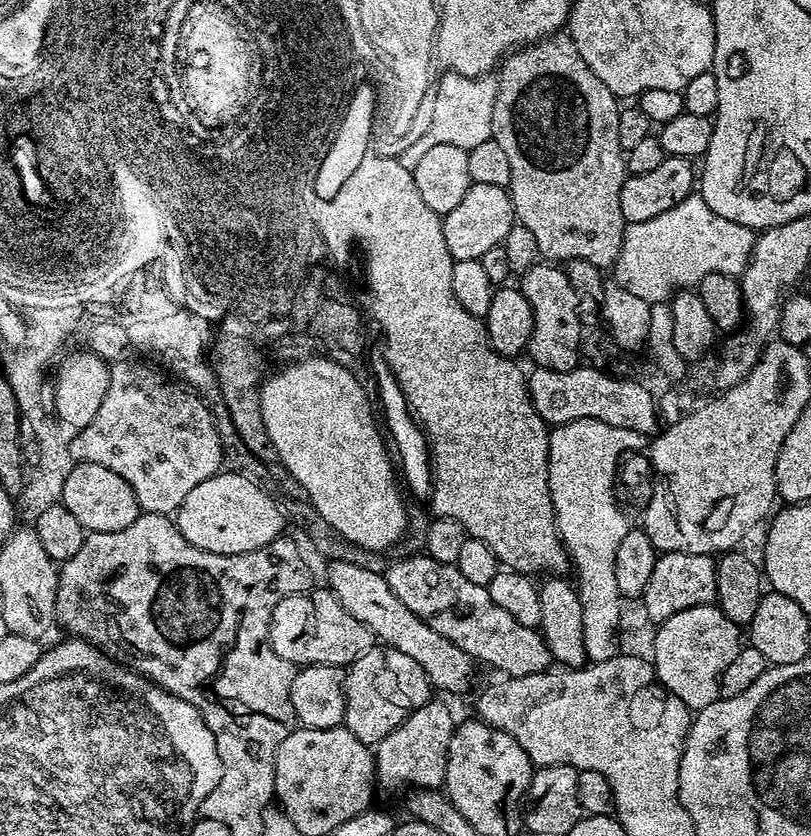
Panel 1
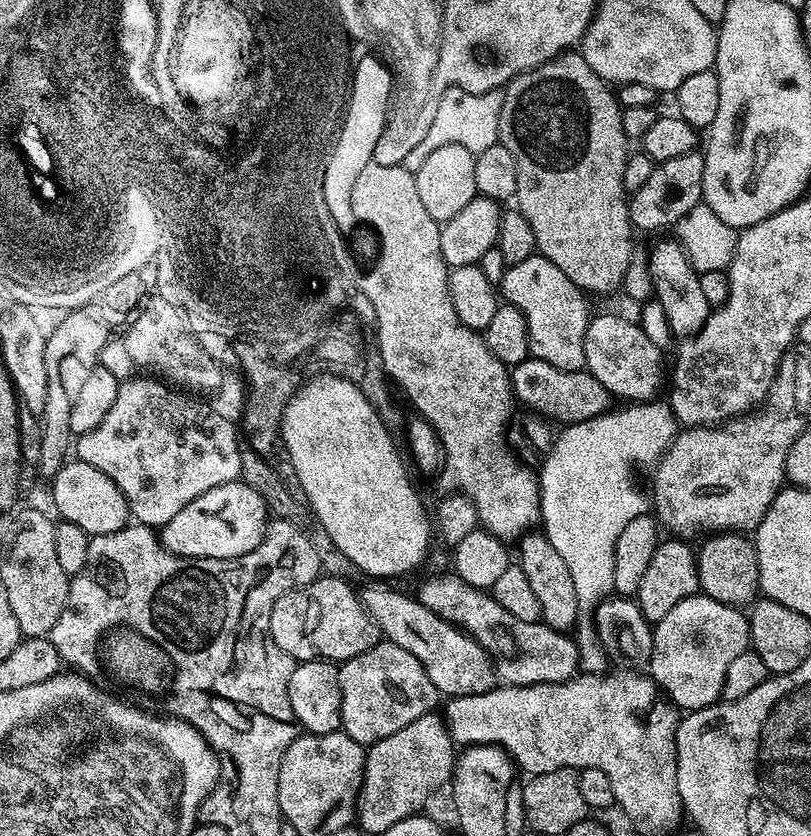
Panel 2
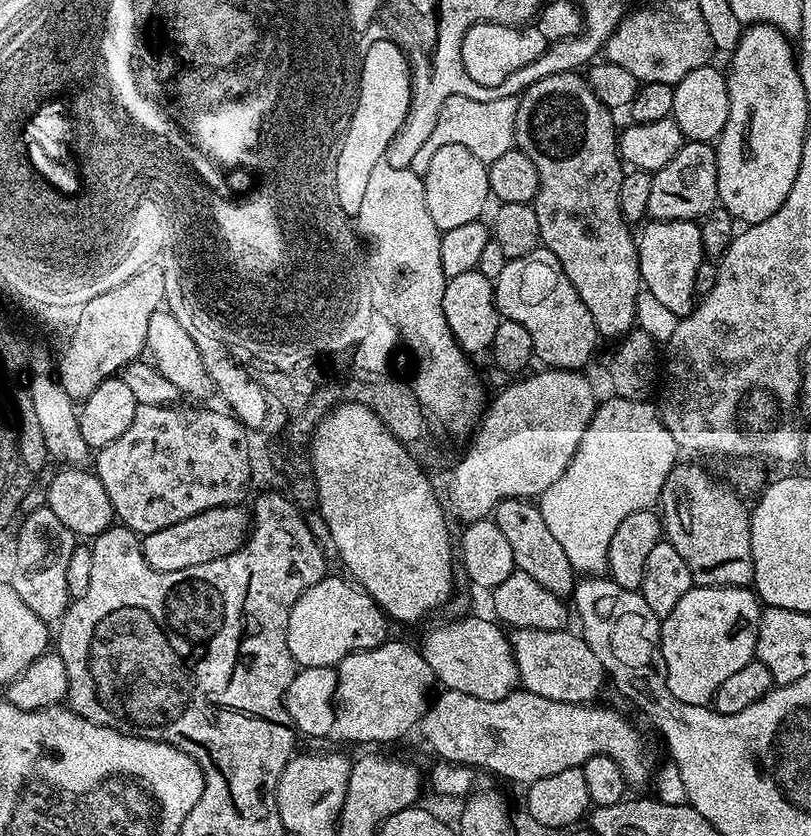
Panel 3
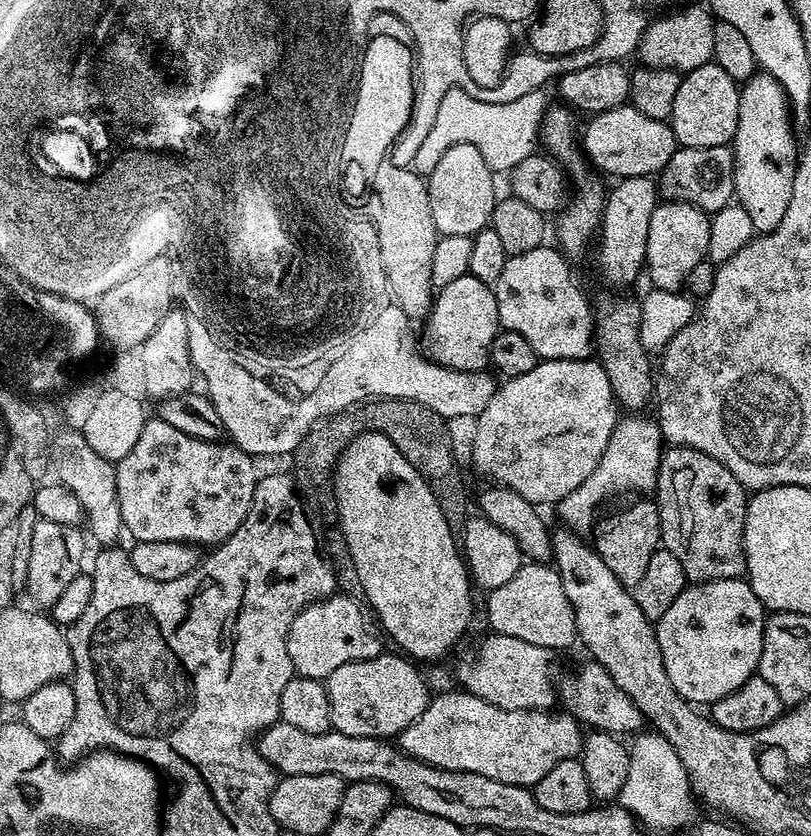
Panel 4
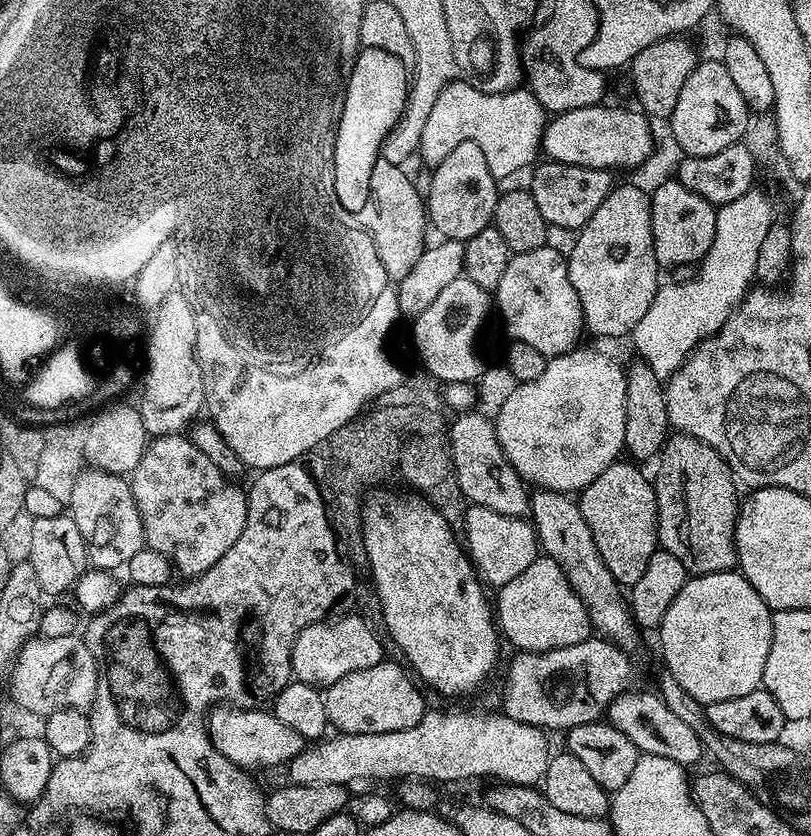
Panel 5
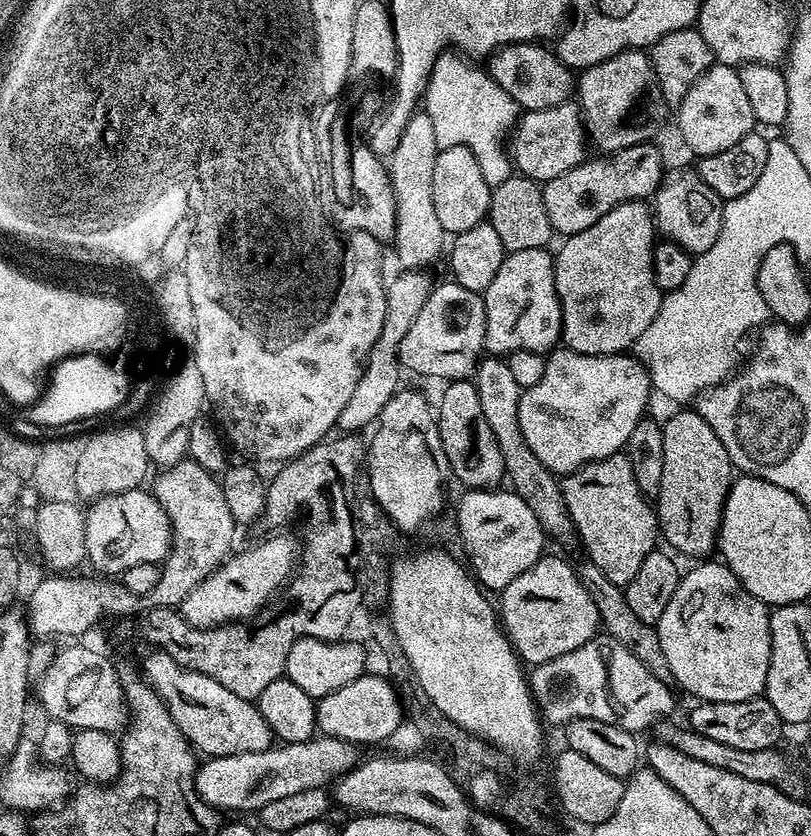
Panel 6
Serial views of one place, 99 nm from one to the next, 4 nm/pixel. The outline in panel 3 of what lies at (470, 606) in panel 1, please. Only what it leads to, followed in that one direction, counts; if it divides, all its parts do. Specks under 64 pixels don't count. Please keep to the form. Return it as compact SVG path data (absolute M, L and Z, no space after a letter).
M511 629L512 653L520 675L519 687L554 702L591 704L599 701L604 684L606 688L602 662L598 662L583 636L568 631Z

